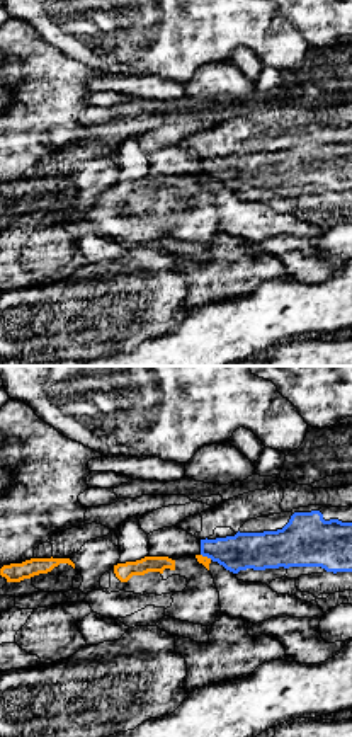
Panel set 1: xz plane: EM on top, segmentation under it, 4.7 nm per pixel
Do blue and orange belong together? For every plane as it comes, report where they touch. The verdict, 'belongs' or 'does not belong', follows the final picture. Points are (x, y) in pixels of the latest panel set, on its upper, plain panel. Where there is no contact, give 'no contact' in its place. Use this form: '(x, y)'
(206, 174)

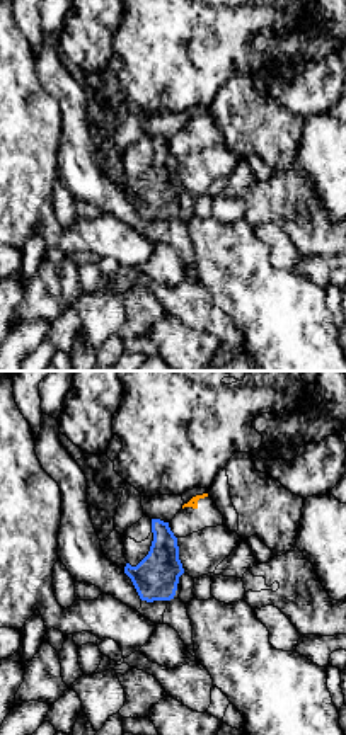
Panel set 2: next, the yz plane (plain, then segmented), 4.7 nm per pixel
no contact

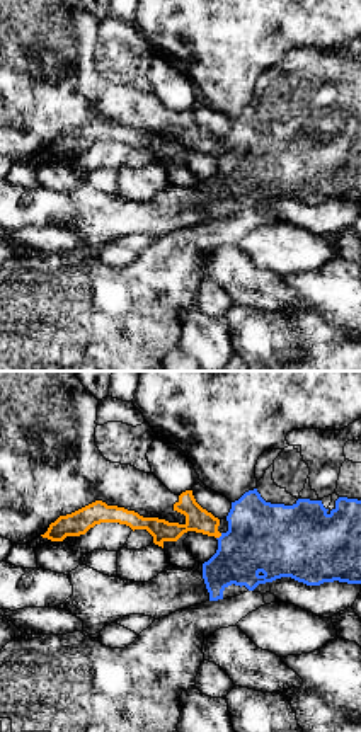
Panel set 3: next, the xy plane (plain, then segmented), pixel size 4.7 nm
(220, 155)

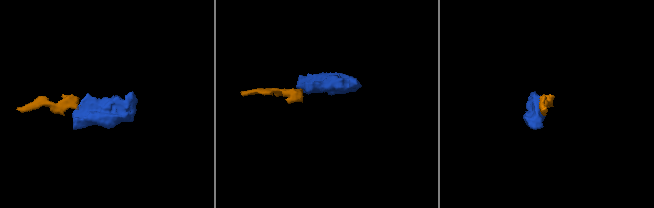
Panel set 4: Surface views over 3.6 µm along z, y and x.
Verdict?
does not belong

